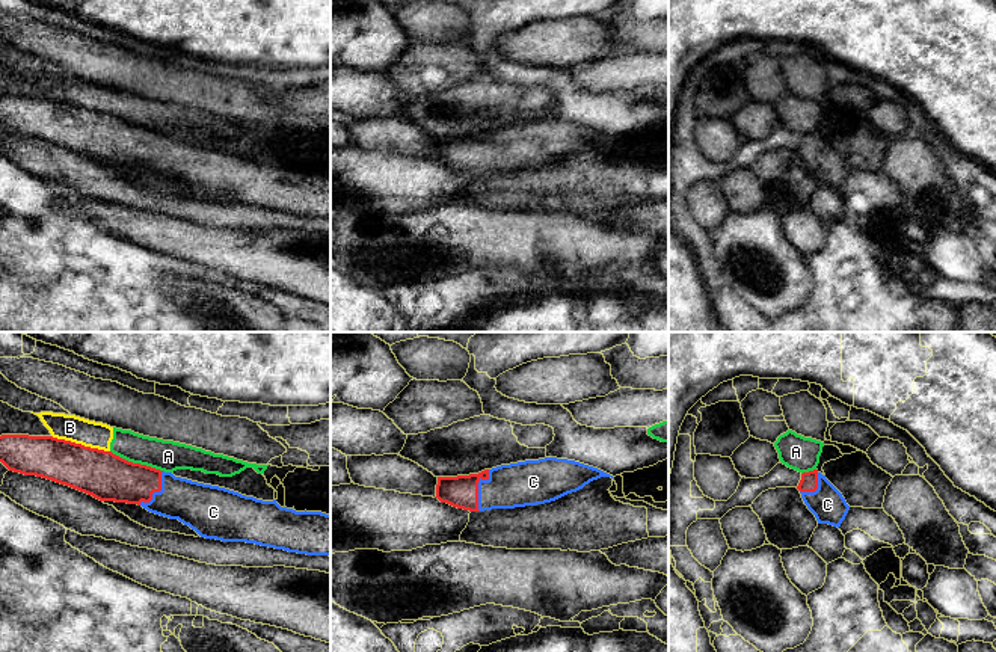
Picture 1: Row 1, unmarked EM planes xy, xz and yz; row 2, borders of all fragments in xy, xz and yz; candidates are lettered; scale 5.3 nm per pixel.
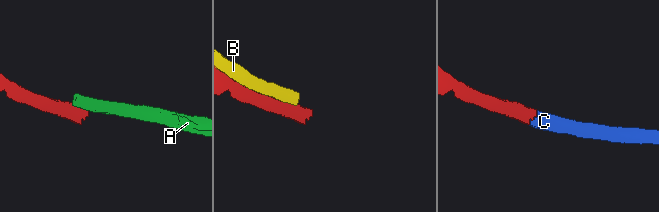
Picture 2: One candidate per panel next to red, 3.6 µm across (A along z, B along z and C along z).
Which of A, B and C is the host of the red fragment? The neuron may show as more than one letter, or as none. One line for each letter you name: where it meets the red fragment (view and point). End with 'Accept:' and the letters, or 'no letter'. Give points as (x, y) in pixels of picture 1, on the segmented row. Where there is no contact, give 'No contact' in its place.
C: Touches red at xz (477, 488)
Accept: C

